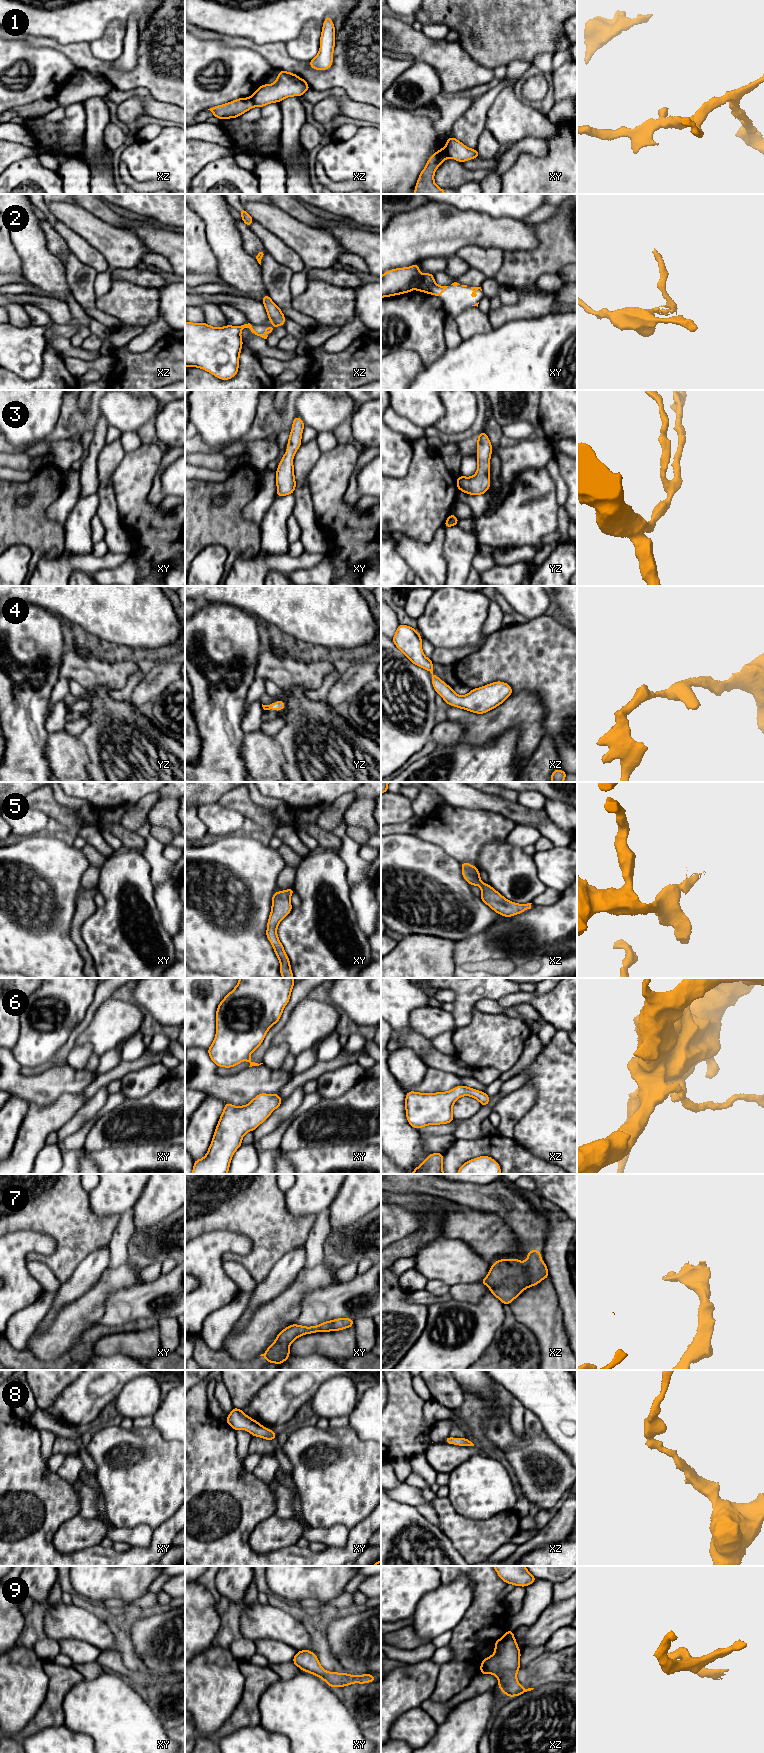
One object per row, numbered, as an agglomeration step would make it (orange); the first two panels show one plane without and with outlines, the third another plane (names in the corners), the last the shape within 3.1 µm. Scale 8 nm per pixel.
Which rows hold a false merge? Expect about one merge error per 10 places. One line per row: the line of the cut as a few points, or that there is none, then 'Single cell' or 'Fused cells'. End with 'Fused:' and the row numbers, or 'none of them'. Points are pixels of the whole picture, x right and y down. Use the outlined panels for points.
1: Split along xz (250, 97), (255, 105). Fused cells
2: No split. Single cell
3: No split. Single cell
4: No split. Single cell
5: No split. Single cell
6: No split. Single cell
7: No split. Single cell
8: No split. Single cell
9: No split. Single cell
Fused: 1

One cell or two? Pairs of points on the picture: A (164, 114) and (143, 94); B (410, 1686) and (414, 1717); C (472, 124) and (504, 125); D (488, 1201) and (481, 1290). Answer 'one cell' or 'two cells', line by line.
A: one cell
B: two cells
C: two cells
D: two cells

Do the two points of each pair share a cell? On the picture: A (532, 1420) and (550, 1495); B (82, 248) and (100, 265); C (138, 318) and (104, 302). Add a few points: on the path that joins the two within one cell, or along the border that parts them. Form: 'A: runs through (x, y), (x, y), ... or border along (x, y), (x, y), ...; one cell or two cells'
A: border along (542, 1429), (532, 1436), (529, 1436), (524, 1431); two cells
B: runs through (86, 252), (96, 261); one cell
C: runs through (130, 310), (122, 302), (112, 302); one cell

